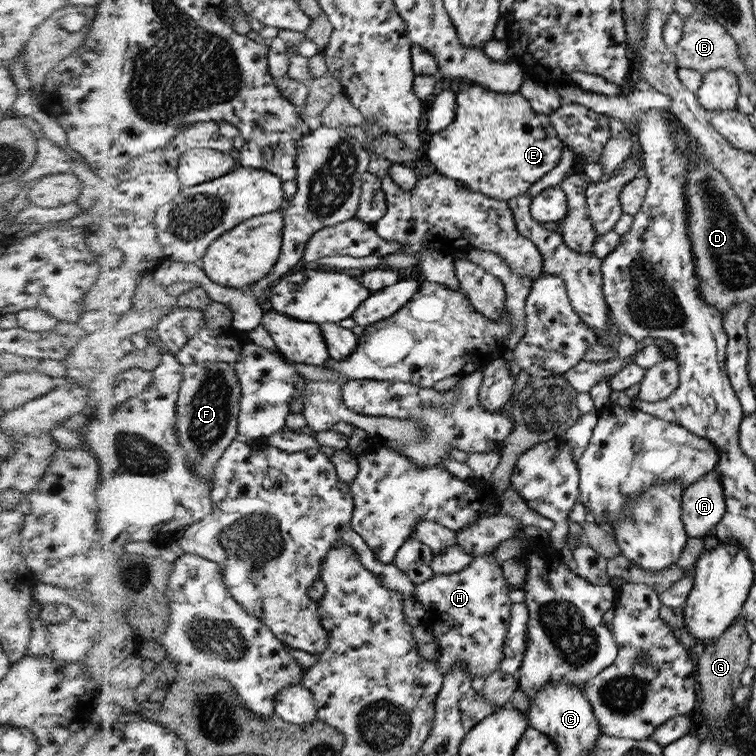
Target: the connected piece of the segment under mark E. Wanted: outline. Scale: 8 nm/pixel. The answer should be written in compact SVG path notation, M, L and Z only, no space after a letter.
M471 83L457 92L457 113L453 124L432 134L426 154L438 173L462 181L473 191L508 202L514 197L526 195L542 177L557 168L564 150L565 144L558 138L557 129L549 116L537 114L525 96L518 92L504 94Z

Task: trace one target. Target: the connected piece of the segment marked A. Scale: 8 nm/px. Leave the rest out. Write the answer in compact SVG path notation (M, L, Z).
M711 471L685 488L681 503L685 530L690 537L700 539L710 535L710 529L716 529L724 520L728 508L721 476Z

